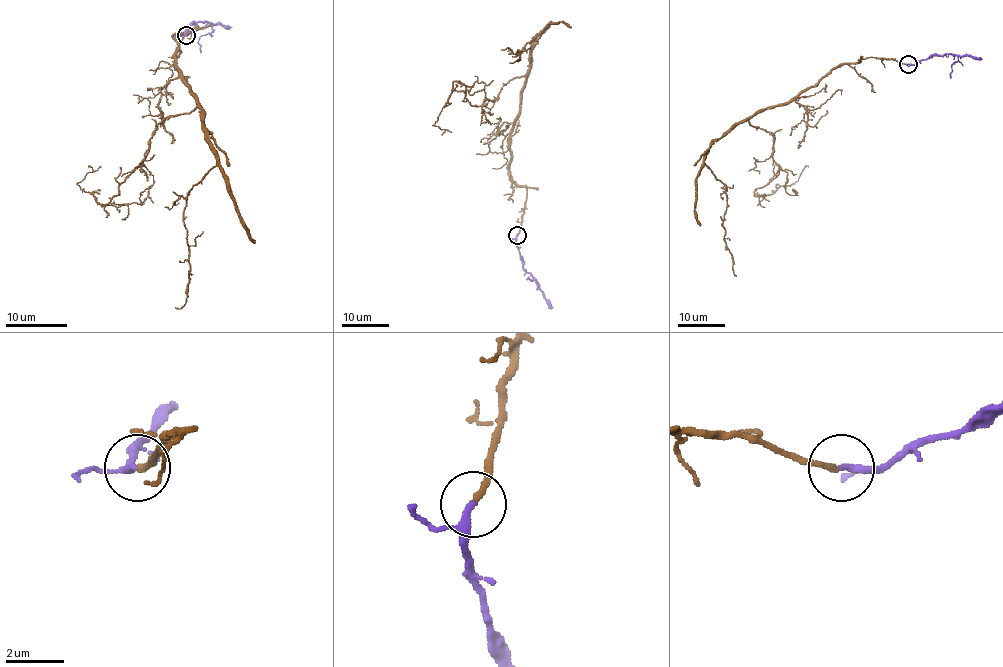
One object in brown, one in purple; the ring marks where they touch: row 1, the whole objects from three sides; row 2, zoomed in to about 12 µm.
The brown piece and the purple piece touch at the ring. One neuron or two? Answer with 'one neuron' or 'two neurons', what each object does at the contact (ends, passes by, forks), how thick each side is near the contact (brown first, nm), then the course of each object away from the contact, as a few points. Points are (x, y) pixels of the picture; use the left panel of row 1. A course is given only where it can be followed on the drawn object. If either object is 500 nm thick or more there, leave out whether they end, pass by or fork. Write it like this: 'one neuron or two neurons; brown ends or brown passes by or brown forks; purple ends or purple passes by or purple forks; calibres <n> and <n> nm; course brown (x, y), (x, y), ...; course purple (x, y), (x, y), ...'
one neuron; brown ends; purple passes by; calibres 200 and 190 nm; course brown (186, 35), (198, 28), (175, 35), (197, 105), (157, 125), (104, 205), (78, 183), (101, 166); course purple (186, 35), (194, 23), (207, 22), (210, 25), (212, 29), (200, 37), (201, 52)

